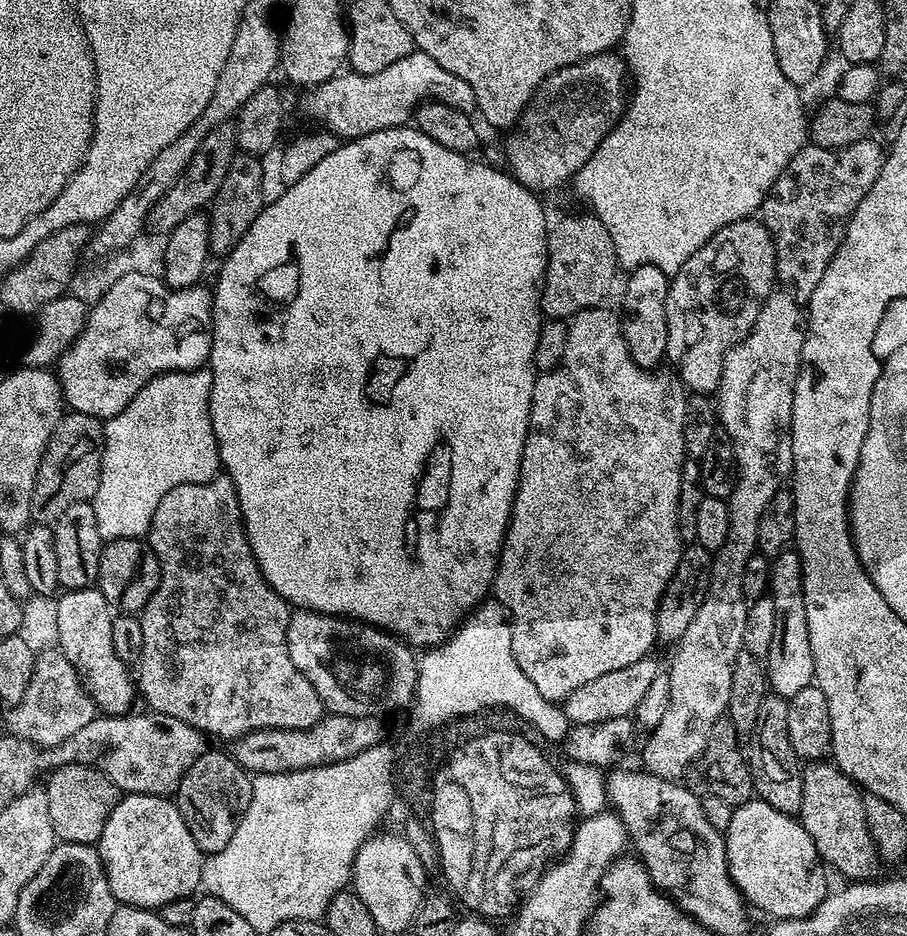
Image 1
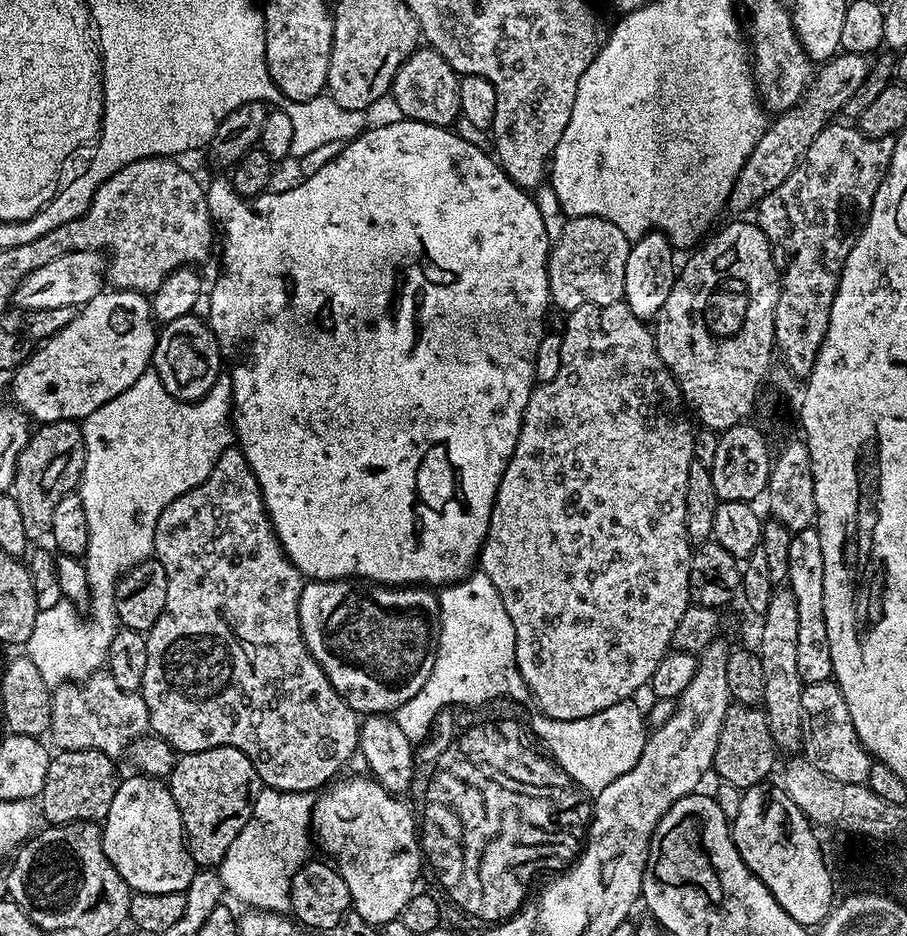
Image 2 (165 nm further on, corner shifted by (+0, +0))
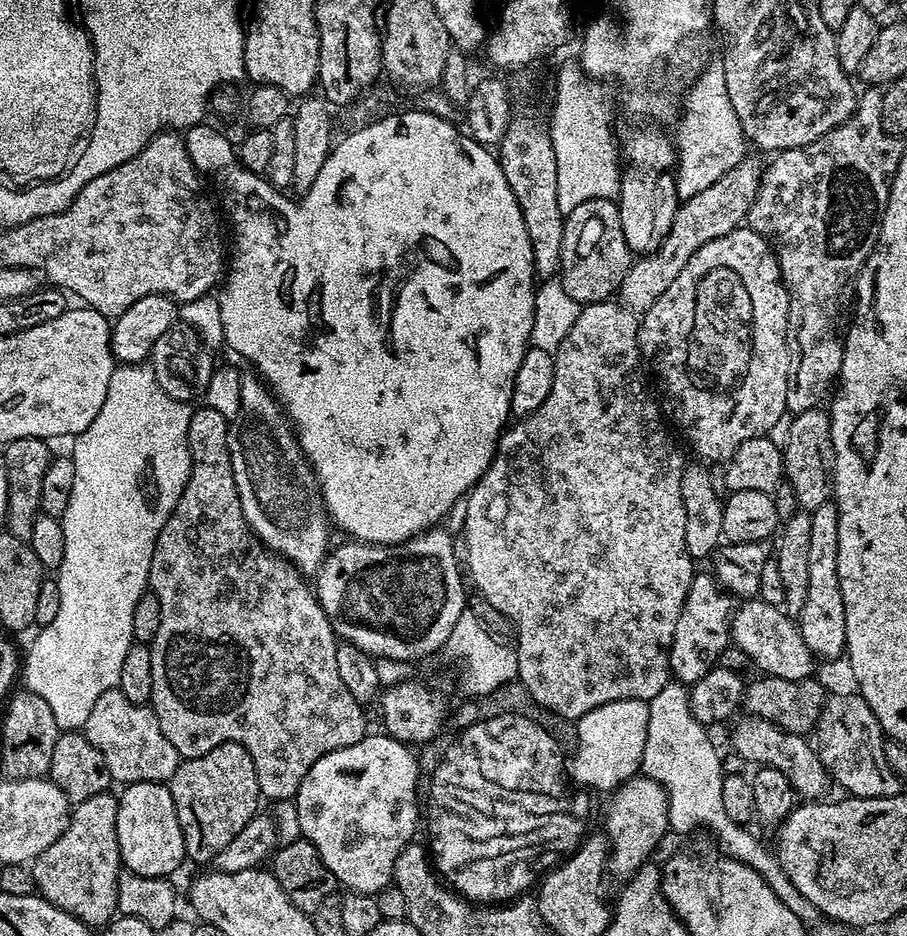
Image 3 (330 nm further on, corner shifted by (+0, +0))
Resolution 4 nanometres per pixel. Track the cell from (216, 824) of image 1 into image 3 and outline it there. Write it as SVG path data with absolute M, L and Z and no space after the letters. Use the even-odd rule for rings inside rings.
M226 742L222 746L214 746L206 754L189 760L181 759L174 770L172 779L167 781L170 794L174 798L174 810L178 814L178 826L182 826L184 839L184 855L189 861L197 860L204 864L215 861L216 855L226 850L227 844L252 821L257 815L259 804L262 804L258 778L254 770L254 762L250 754L240 744Z

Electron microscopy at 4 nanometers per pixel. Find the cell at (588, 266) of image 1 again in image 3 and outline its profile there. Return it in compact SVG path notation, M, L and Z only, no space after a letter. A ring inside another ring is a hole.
M594 198L566 213L558 279L570 298L582 306L611 301L619 293L633 263L634 253L628 248L622 230L620 205L615 199Z

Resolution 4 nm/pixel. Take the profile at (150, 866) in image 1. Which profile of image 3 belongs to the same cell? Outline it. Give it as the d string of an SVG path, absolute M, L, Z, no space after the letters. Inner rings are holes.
M138 782L127 785L123 789L124 793L119 793L118 799L118 850L120 851L121 865L127 871L134 874L146 874L147 876L171 877L171 872L176 872L180 868L180 863L185 863L184 839L182 838L182 826L178 826L178 814L174 810L174 798L170 794L167 783L161 782Z

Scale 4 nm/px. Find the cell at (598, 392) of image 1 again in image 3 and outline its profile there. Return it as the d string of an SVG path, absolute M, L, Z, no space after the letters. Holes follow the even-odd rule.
M620 302L583 305L578 314L578 322L574 322L574 326L570 326L570 334L566 334L562 346L554 353L554 359L556 361L554 366L554 386L550 386L550 394L546 394L546 402L542 402L542 406L538 406L538 410L534 410L529 416L519 417L515 421L516 425L513 423L511 426L505 427L500 443L496 446L496 454L492 457L490 466L466 497L468 505L464 508L464 548L468 551L468 568L466 564L466 572L470 577L471 587L473 584L484 595L485 602L494 611L501 612L516 627L514 651L517 656L519 683L526 686L526 690L534 698L534 702L545 708L547 712L552 712L555 716L563 716L565 720L575 722L590 710L601 708L610 702L618 702L619 700L653 700L658 694L658 690L662 690L670 682L668 655L674 638L674 626L678 626L678 614L682 614L682 606L686 602L686 594L690 590L690 582L694 575L694 561L691 554L686 550L686 510L682 506L682 470L686 460L685 457L680 457L680 452L676 449L676 444L672 441L672 436L668 433L668 428L664 425L663 418L660 417L659 406L648 397L648 392L644 389L644 380L640 377L642 353L640 350L640 320L637 313L631 312L629 308L625 308L623 303Z

